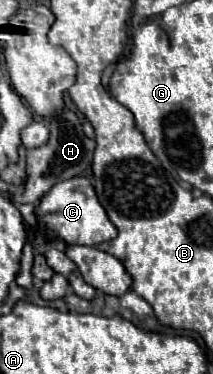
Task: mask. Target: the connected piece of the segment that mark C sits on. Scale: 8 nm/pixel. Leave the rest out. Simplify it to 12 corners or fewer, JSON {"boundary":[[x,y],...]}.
{"boundary":[[86,177],[56,183],[36,207],[54,237],[116,237]]}

